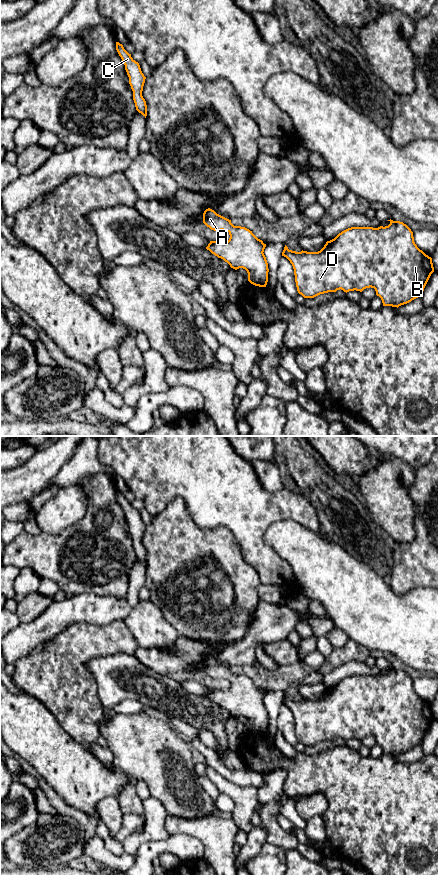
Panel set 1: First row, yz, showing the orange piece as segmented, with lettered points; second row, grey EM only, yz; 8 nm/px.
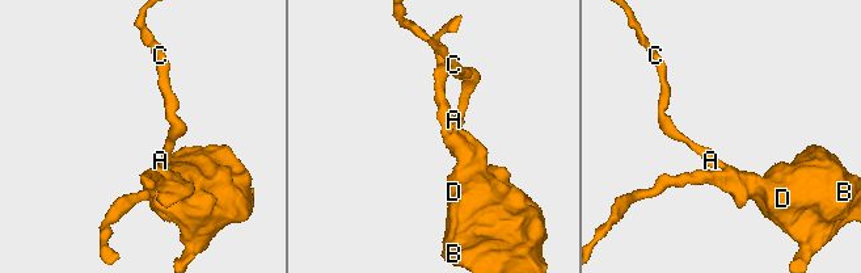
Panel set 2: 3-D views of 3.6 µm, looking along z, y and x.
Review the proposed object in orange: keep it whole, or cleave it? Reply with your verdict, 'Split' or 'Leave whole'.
Leave whole

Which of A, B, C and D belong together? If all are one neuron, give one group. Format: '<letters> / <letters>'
A B C D

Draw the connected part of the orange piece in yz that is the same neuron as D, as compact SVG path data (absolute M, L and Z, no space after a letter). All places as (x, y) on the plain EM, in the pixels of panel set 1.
M388 668L388 674L351 675L327 689L318 700L289 698L285 693L282 704L293 714L297 739L304 746L337 738L360 739L374 736L383 754L399 755L422 743L434 720L432 706L414 690L411 677L400 669Z

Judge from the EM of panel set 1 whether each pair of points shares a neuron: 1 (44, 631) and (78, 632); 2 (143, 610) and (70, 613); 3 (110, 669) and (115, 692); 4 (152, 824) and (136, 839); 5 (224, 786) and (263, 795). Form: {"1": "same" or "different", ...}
{"1": "different", "2": "different", "3": "same", "4": "same", "5": "different"}

